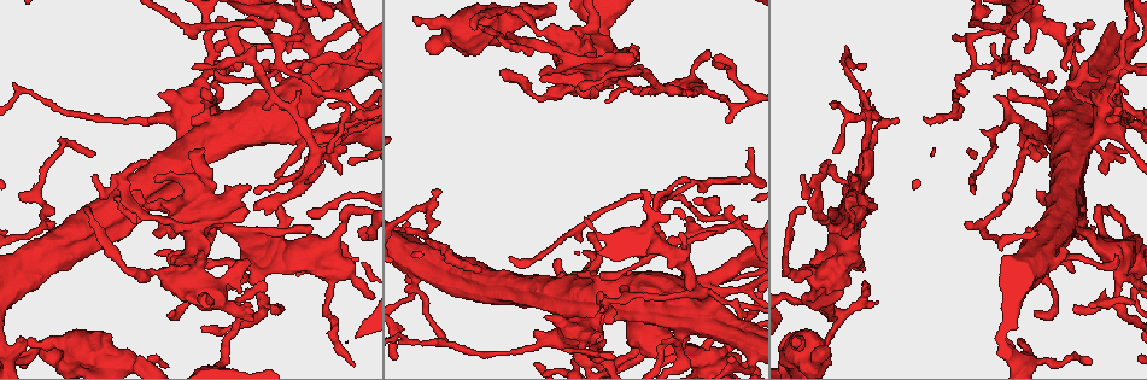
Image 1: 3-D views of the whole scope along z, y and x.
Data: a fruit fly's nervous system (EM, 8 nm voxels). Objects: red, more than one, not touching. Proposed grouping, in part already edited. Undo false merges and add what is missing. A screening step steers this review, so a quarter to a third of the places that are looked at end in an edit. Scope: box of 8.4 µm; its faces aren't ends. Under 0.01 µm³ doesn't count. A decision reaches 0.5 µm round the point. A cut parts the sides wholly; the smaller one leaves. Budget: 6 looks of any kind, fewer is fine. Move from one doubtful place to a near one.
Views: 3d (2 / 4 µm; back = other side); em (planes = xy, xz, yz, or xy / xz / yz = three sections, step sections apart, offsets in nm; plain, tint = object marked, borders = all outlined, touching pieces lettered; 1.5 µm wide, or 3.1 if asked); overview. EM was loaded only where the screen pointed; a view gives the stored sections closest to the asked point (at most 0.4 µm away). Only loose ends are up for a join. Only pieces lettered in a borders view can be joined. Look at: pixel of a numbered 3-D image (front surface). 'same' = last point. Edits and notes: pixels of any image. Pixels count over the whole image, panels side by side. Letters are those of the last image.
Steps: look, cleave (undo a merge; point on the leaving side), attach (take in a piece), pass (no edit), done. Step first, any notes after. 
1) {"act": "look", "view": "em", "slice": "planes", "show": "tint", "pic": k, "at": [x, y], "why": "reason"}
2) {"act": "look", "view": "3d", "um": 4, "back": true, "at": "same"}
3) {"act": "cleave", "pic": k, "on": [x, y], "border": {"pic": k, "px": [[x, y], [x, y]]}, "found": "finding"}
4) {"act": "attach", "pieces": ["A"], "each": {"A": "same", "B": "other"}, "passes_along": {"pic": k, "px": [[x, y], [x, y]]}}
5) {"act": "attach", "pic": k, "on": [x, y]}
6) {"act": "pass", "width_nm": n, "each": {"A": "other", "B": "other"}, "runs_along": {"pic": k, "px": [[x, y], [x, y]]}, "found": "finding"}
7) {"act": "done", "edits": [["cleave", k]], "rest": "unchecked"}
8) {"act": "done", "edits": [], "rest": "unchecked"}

{"act": "look", "view": "em", "slice": "planes", "show": "borders", "pic": 1, "at": [802, 208], "why": "end of a long branch"}

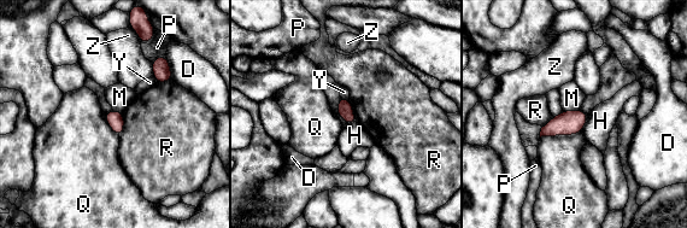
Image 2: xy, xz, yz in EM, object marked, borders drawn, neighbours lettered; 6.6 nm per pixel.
{"act": "pass", "each": {"D": "other", "H": "other", "M": "other", "P": "other", "Q": "other", "R": "other", "Y": "other", "Z": "other"}, "border": {"pic": 2, "px": [[579, 109], [563, 111]]}, "found": "none of them fits"}

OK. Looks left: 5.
{"act": "look", "view": "3d", "um": 2, "pic": 1, "at": [725, 122], "why": "thin end"}

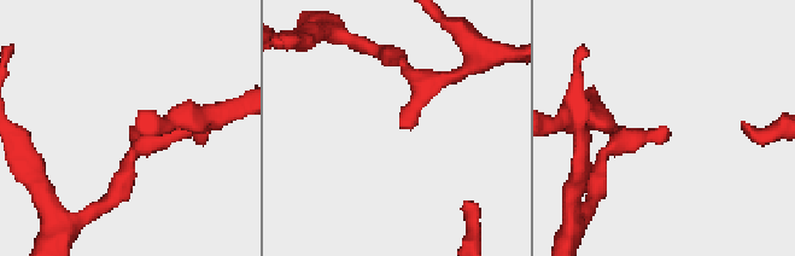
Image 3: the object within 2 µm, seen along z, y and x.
{"act": "look", "view": "em", "slice": "planes", "show": "borders", "pic": 3, "at": [402, 126]}

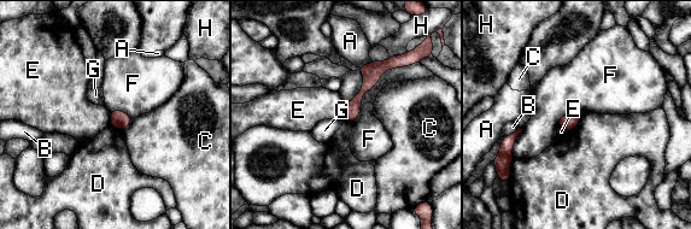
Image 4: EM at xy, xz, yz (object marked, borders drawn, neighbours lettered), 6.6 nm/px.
{"act": "pass", "each": {"A": "other", "B": "other", "C": "other", "D": "other", "E": "other", "F": "other", "G": "other", "H": "other"}, "border": {"pic": 4, "px": [[584, 113], [579, 123], [568, 133]]}, "found": "none of them fits"}

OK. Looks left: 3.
{"act": "look", "view": "em", "slice": "xz", "step": 4, "show": "borders", "pic": 1, "at": [831, 164], "why": "thin end"}

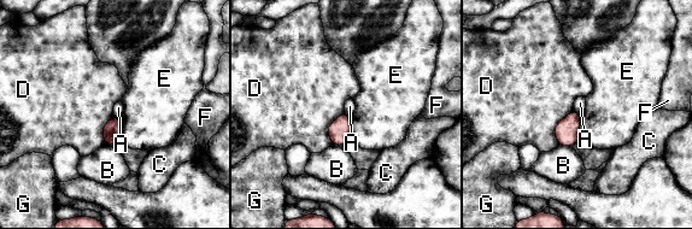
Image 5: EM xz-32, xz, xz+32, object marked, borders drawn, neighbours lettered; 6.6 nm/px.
{"act": "pass", "each": {"A": "other", "B": "other", "C": "other", "D": "other", "E": "other", "F": "other", "G": "other"}, "border": {"pic": 5, "px": [[573, 110], [555, 128], [557, 145]]}, "found": "no lettered piece goes on from it"}

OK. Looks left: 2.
{"act": "done", "edits": [], "rest": "unchecked"}

